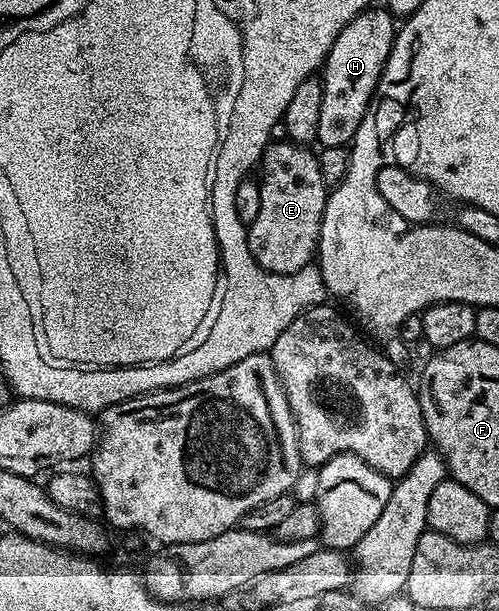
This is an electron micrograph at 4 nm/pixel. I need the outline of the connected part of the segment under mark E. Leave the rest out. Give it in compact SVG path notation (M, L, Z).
M289 141L271 142L260 160L260 214L256 221L248 225L246 240L252 257L266 271L277 275L291 275L300 269L311 266L318 254L318 238L320 225L326 208L328 184L324 181L324 173L320 173L318 155L309 146Z

